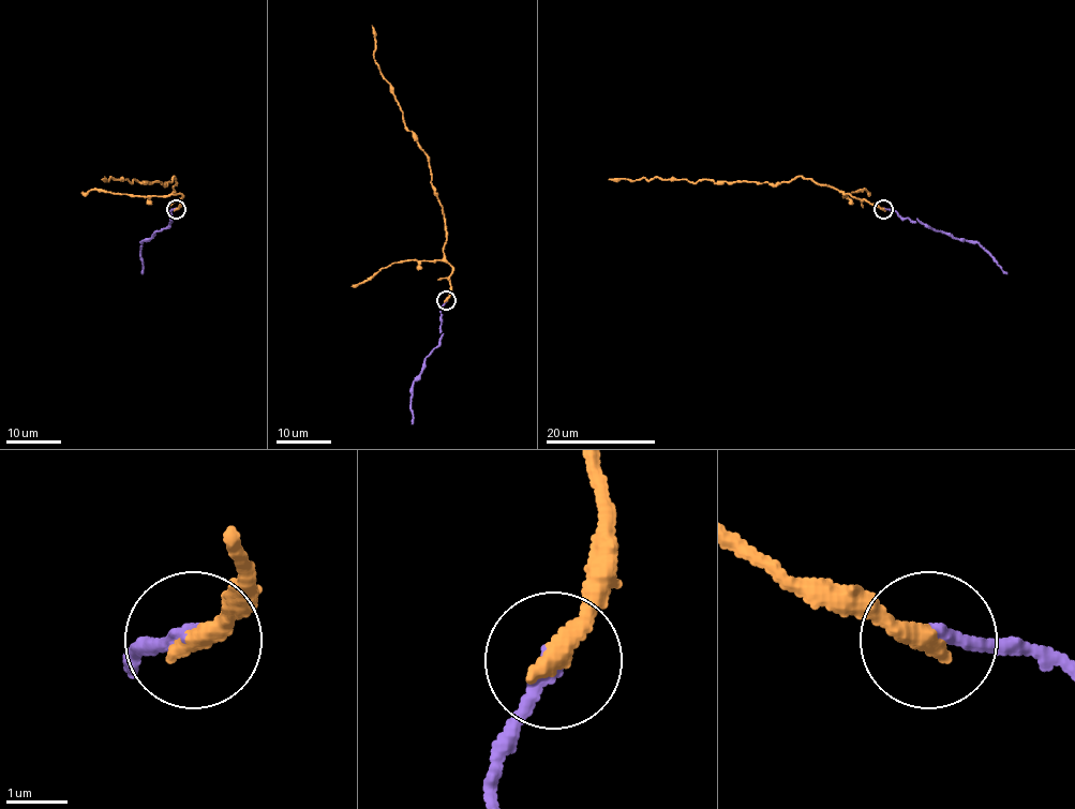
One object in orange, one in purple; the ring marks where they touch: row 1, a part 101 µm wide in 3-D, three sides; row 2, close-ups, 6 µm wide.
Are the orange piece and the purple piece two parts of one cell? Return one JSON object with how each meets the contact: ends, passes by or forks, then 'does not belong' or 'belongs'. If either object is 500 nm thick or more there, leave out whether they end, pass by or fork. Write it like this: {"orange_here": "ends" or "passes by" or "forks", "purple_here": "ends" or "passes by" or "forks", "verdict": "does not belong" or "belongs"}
{"orange_here": "ends", "purple_here": "ends", "verdict": "belongs"}

